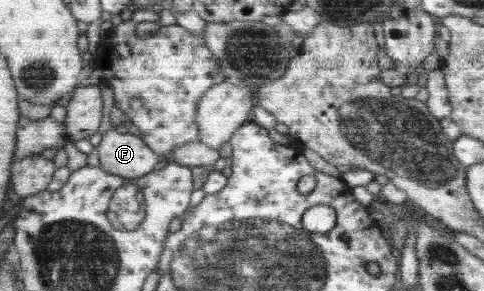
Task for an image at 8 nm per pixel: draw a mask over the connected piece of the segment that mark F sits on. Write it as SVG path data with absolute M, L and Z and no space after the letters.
M115 128L102 134L95 152L103 170L130 180L154 173L165 159L164 154L156 153L143 142L139 132L123 134L123 130Z

